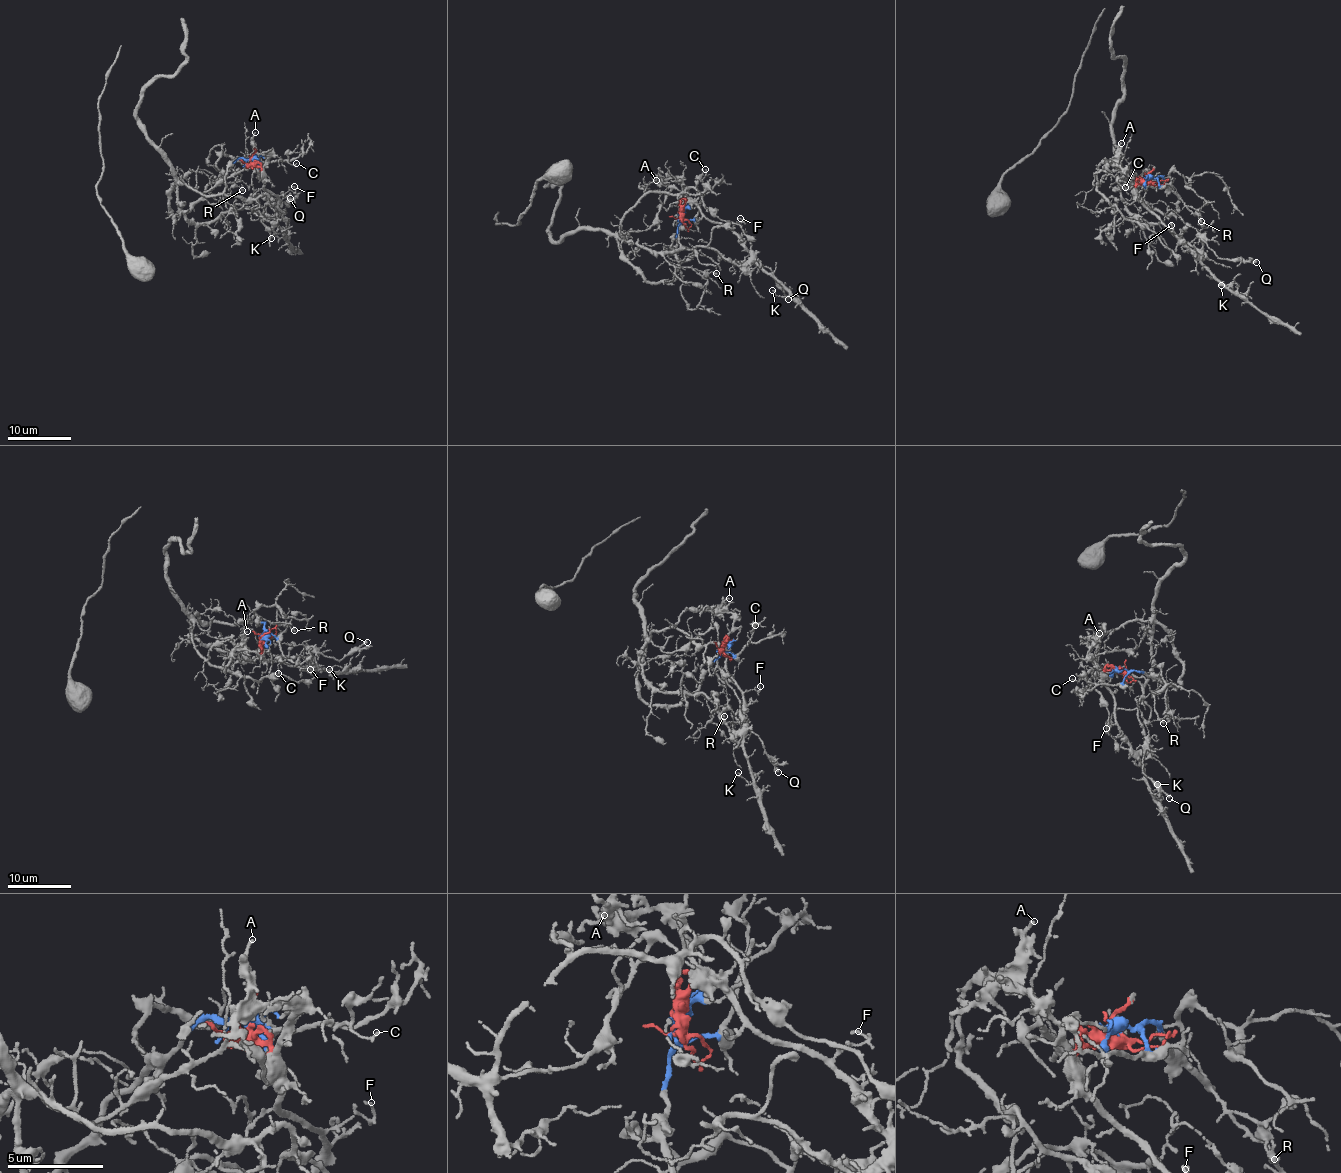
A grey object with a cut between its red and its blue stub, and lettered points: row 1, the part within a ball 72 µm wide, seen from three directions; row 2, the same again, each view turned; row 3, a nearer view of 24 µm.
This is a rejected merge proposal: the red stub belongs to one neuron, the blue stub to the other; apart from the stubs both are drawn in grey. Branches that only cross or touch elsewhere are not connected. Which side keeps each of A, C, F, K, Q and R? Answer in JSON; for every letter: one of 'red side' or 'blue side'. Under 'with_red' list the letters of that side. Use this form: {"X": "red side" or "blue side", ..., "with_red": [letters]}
{"A": "red side", "C": "blue side", "F": "red side", "K": "red side", "Q": "red side", "R": "blue side", "with_red": ["A", "F", "K", "Q"]}

